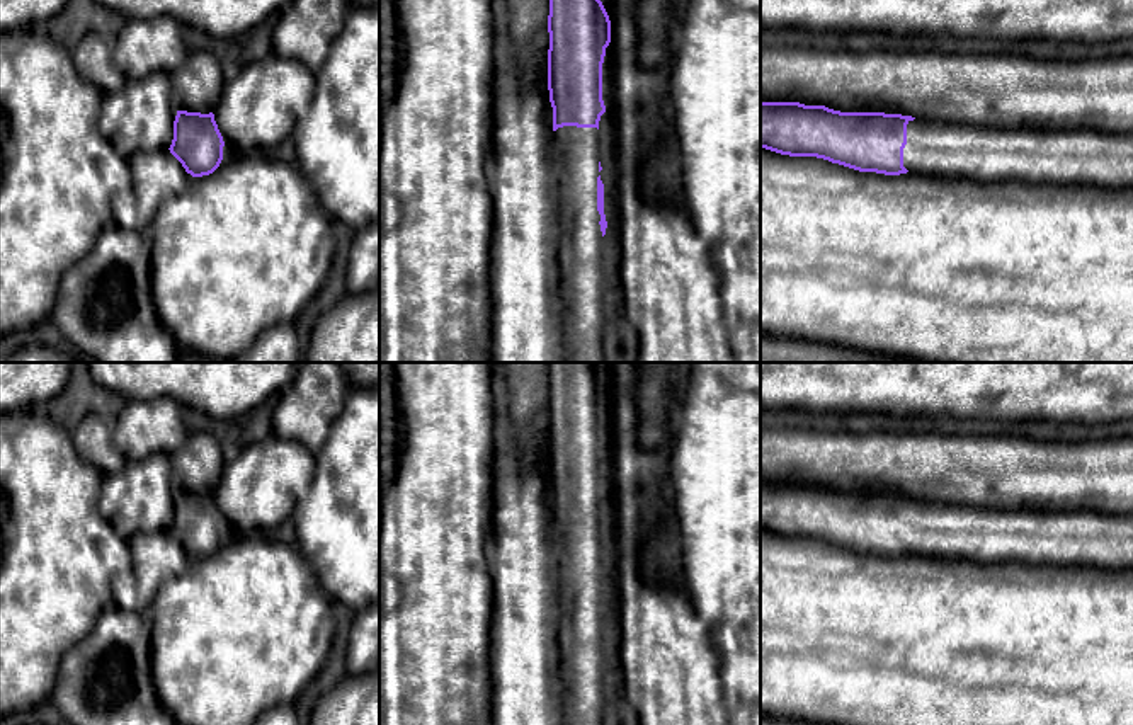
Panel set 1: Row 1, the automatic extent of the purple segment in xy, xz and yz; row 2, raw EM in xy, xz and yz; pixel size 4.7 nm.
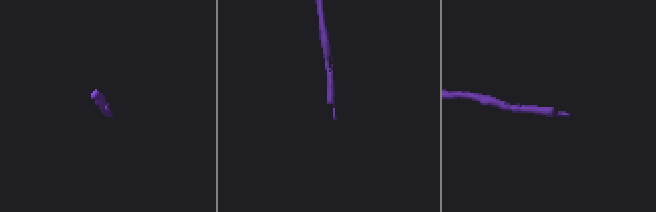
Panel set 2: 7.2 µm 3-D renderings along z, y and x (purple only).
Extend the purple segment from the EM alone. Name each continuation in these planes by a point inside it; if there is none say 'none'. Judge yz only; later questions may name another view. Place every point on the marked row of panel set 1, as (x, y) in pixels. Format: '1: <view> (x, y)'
1: yz (984, 154)

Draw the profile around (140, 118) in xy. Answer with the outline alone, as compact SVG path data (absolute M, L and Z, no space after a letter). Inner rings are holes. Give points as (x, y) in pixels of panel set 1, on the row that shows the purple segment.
M151 73L141 80L129 80L119 92L105 95L99 131L124 157L168 150L175 116L170 75Z

